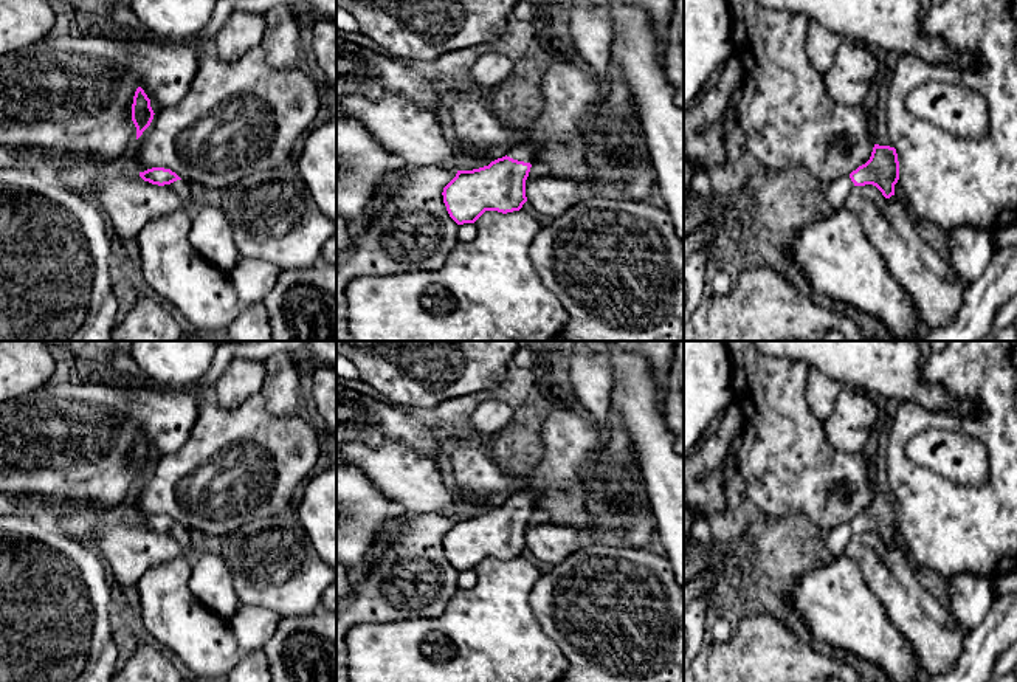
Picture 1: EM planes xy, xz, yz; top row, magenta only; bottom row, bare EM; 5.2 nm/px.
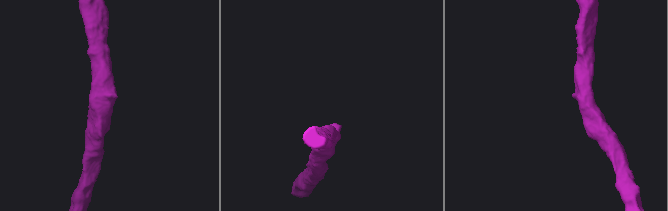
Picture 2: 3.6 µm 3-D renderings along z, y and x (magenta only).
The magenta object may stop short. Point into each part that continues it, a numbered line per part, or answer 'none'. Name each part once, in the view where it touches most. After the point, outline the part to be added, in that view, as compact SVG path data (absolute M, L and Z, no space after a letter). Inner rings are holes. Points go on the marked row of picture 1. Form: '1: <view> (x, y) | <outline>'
1: xz (520, 152) | M516 146L516 147L510 149L507 152L507 157L532 164L532 150L527 146Z

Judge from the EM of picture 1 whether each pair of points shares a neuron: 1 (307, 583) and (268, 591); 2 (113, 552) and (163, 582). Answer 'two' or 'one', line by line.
1: one
2: two

